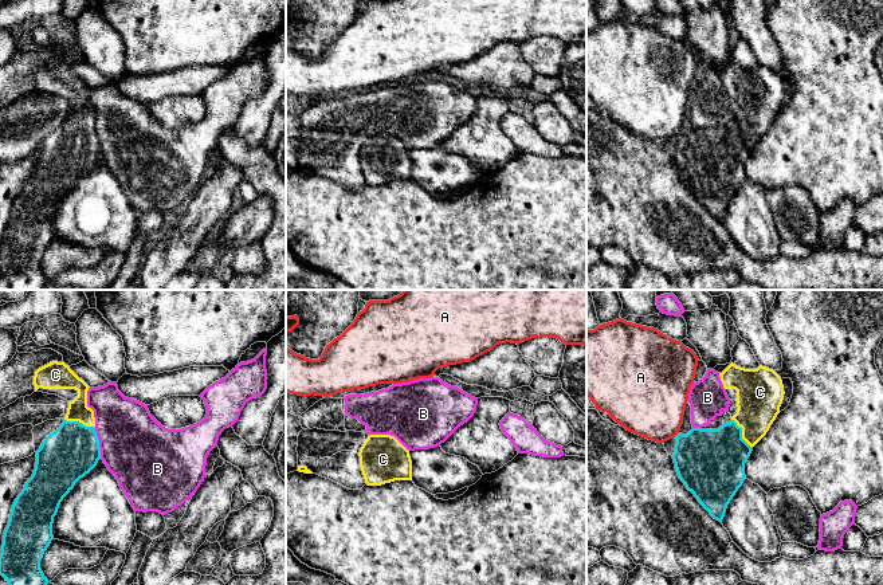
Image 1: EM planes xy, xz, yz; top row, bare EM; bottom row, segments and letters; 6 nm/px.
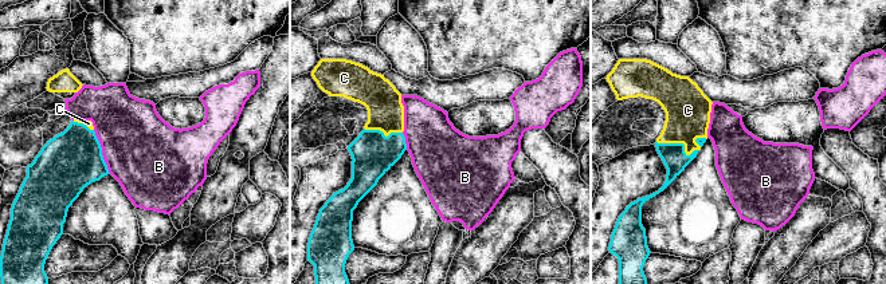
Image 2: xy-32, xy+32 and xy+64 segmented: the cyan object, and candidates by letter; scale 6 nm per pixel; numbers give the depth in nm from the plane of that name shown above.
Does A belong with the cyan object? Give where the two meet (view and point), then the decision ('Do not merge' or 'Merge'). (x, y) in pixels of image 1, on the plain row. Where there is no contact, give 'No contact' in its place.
Touches cyan at yz (677, 134). Do not merge

